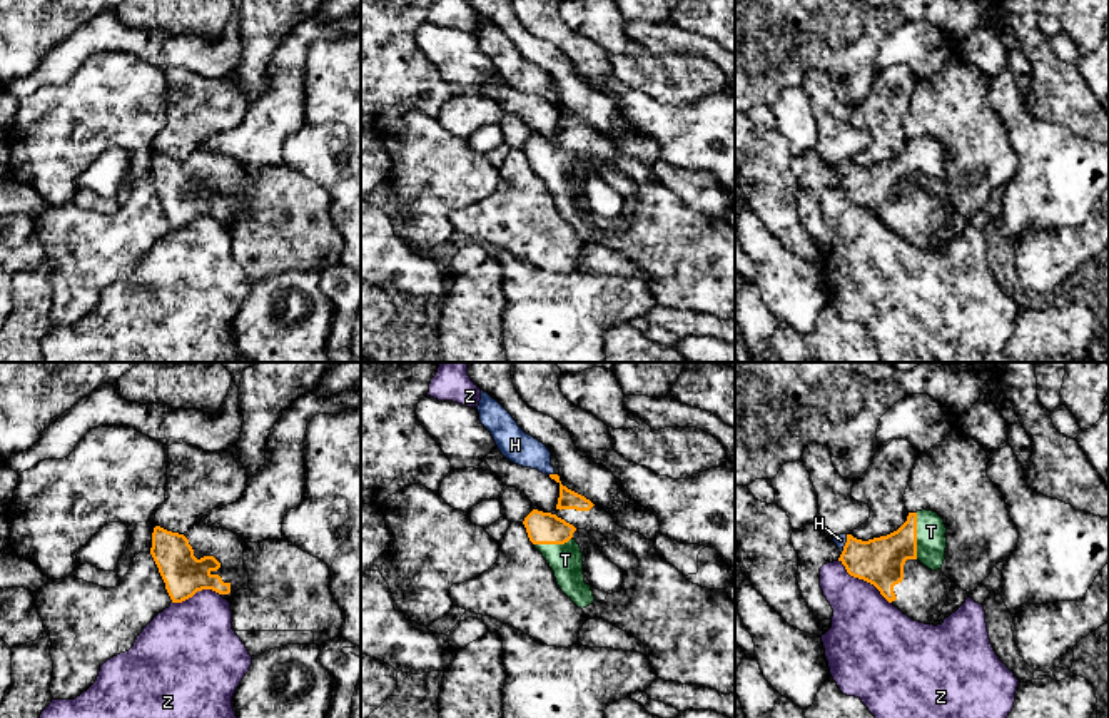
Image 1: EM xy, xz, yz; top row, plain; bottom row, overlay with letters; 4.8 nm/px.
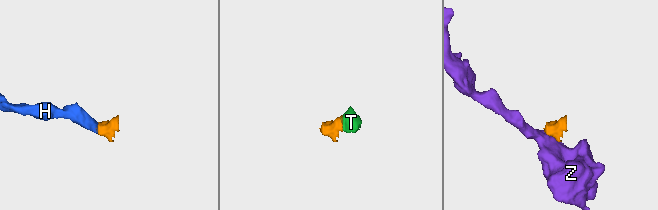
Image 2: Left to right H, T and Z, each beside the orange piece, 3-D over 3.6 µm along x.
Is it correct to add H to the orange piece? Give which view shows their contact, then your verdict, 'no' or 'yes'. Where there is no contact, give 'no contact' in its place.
xz | yes

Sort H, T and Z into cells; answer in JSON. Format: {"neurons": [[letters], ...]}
{"neurons": [["H", "T"], ["Z"]]}

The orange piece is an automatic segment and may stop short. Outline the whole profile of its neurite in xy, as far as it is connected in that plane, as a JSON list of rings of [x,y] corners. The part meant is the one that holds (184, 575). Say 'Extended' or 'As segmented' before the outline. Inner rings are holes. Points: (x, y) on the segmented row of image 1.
Extended. [[[204,523],[184,534],[155,526],[150,554],[172,603],[182,603],[202,589],[229,601],[237,589],[249,588],[244,544],[235,533]]]

